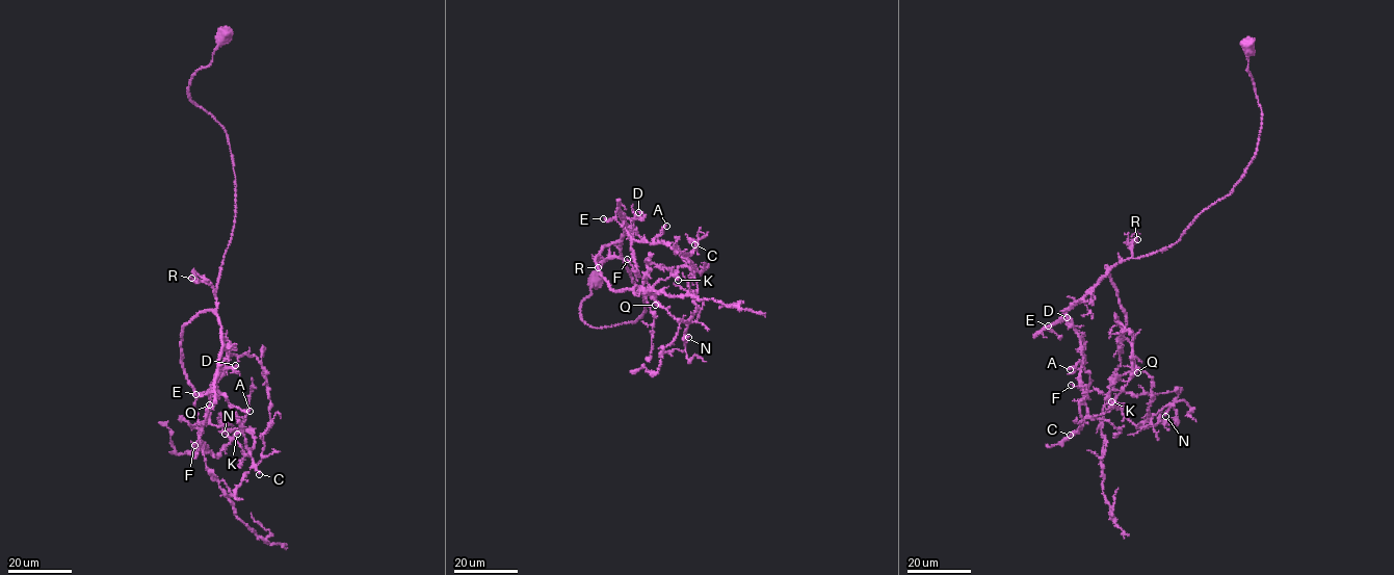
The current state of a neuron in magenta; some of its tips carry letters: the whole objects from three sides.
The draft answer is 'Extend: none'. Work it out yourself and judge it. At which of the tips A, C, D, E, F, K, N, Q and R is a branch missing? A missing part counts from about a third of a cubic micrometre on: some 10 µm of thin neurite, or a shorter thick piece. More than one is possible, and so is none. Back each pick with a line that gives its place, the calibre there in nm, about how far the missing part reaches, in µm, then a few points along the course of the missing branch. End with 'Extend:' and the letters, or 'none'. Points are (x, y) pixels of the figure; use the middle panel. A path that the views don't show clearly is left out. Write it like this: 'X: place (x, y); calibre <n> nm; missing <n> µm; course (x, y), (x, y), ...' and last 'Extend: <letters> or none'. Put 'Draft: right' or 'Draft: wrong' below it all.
Extend: none
Draft: right

